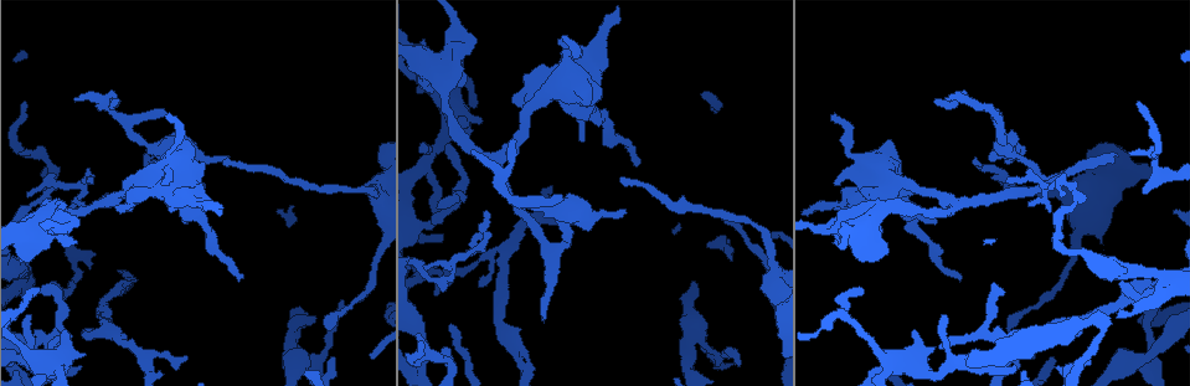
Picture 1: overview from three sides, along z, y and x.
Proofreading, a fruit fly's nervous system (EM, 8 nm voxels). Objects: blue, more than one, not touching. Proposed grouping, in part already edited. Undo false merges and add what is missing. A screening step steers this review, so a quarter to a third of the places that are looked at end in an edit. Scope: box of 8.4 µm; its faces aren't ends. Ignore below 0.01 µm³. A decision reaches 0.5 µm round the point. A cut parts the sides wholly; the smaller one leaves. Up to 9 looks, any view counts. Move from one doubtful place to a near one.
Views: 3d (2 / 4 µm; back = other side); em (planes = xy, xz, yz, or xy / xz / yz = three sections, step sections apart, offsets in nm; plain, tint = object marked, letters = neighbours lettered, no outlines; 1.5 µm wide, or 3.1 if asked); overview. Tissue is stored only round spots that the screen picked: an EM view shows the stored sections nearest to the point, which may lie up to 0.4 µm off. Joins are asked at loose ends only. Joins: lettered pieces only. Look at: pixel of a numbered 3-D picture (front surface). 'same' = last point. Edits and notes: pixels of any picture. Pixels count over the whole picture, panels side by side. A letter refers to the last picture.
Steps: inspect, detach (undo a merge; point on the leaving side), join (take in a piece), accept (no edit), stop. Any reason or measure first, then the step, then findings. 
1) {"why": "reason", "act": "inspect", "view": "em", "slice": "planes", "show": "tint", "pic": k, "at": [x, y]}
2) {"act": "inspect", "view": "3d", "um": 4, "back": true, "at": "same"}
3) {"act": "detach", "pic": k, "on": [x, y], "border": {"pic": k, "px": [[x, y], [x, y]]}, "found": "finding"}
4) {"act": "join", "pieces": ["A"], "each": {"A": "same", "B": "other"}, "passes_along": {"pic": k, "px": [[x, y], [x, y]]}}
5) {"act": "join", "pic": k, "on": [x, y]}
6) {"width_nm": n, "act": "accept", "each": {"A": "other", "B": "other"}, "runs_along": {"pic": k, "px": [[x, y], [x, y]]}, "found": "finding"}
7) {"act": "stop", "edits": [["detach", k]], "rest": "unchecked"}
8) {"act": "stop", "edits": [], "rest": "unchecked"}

{"act": "inspect", "view": "em", "slice": "xy", "step": 8, "show": "tint", "pic": 1, "at": [970, 104]}

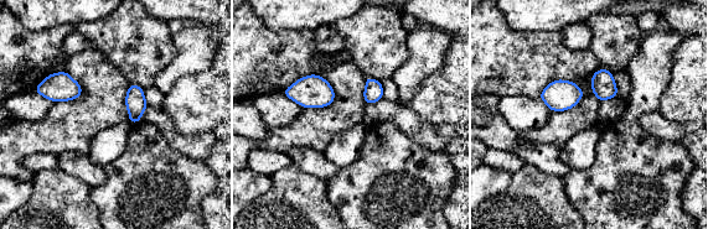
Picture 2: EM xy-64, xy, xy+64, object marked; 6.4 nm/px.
{"why": "another direction", "act": "inspect", "view": "em", "slice": "planes", "show": "letters", "at": "same"}

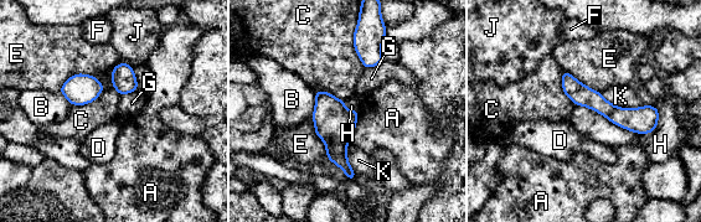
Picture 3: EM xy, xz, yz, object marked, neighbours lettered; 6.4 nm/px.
{"longest_contact_nm": ["H", 550], "act": "accept", "each": {"A": "other", "B": "other", "C": "other", "D": "other", "E": "other", "F": "other", "G": "other", "H": "other", "J": "other", "K": "other"}, "border": {"pic": 3, "px": [[104, 86], [93, 101], [72, 106]]}, "found": "all the same neuron"}

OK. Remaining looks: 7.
{"why": "an open end", "act": "inspect", "view": "em", "slice": "planes", "show": "plain", "pic": 1, "at": [585, 138]}

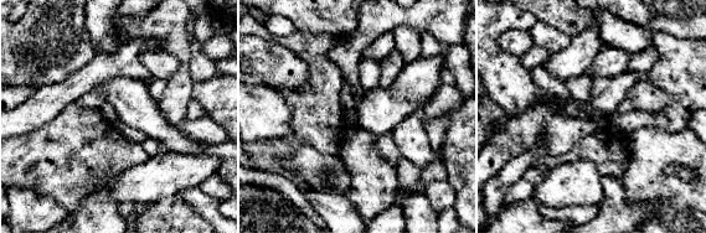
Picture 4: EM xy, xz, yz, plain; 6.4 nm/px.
{"act": "inspect", "view": "em", "slice": "planes", "show": "letters", "at": "same"}

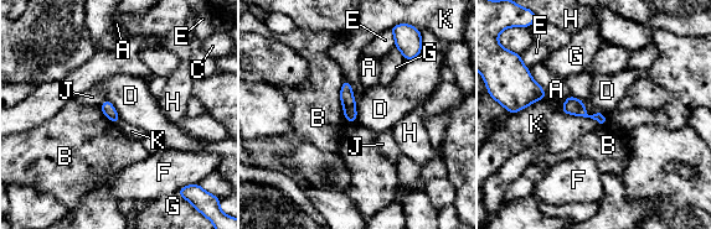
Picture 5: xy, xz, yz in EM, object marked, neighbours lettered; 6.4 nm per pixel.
{"act": "accept", "each": {"A": "other", "B": "other", "C": "other", "D": "other", "E": "other", "F": "other", "G": "other", "H": "other", "J": "other", "K": "other"}, "border": {"pic": 5, "px": [[582, 100], [588, 114], [604, 118]]}, "found": "no lettered piece goes on from it"}

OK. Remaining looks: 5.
{"why": "an open end", "act": "inspect", "view": "em", "slice": "planes", "show": "letters", "pic": 1, "at": [972, 160]}

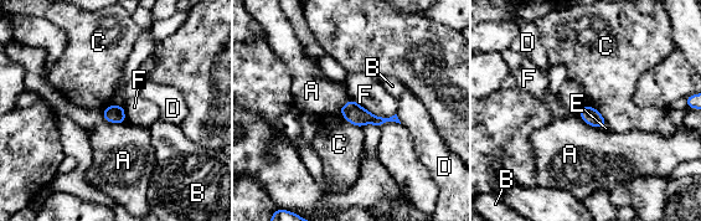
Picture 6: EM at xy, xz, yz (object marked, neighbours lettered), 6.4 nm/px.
{"width_nm": 110, "longest_contact_nm": ["F", 240], "act": "accept", "each": {"A": "other", "B": "other", "C": "other", "D": "other", "E": "other", "F": "other"}, "found": "no lettered piece goes on from it"}

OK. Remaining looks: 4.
{"why": "tapers out", "act": "inspect", "view": "em", "slice": "planes", "show": "letters", "pic": 1, "at": [168, 115]}

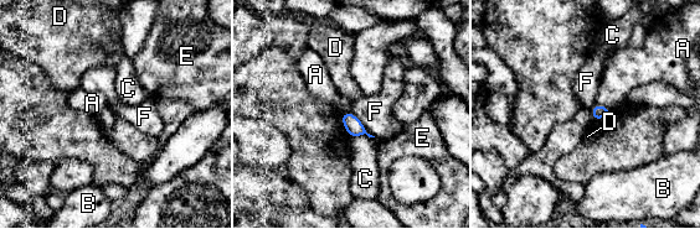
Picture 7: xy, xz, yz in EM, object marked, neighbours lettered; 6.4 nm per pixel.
{"longest_contact_nm": ["F", 240], "act": "accept", "each": {"A": "other", "B": "other", "C": "other", "D": "other", "E": "other", "F": "other"}, "found": "none of them fits"}

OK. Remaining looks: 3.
{"act": "stop", "edits": [], "rest": "unchecked"}

